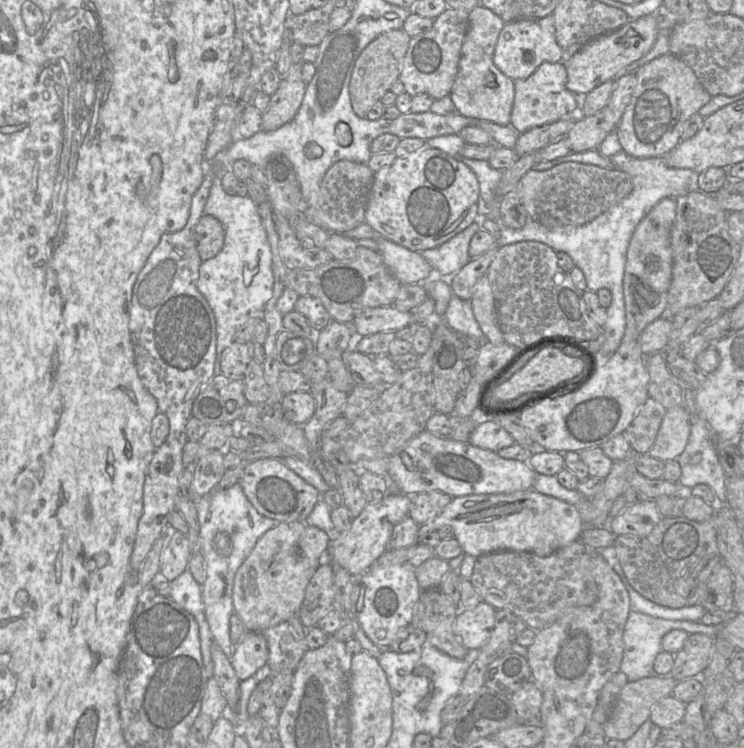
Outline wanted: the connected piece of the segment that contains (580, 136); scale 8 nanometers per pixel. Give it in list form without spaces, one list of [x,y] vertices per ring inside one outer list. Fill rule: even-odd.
[[[604,107],[591,116],[575,116],[575,122],[567,133],[571,152],[597,149],[604,138],[616,129],[615,116]]]

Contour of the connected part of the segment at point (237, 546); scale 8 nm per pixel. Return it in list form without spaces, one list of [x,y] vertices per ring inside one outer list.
[[[239,483],[200,497],[196,501],[201,538],[201,553],[207,563],[207,579],[202,585],[204,613],[209,625],[212,640],[231,660],[234,647],[230,640],[230,617],[233,609],[234,577],[250,555],[257,541],[278,521],[261,515],[245,496]]]

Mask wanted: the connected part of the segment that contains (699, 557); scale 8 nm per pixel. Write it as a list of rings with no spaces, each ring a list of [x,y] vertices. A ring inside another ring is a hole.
[[[715,511],[705,522],[684,516],[663,517],[648,535],[617,535],[613,546],[633,589],[658,605],[674,609],[685,607],[698,575],[718,555]]]

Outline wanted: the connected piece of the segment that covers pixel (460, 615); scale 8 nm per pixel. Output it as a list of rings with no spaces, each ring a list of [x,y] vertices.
[[[481,602],[471,609],[458,609],[454,633],[468,650],[480,650],[490,639],[496,619],[496,609]]]

